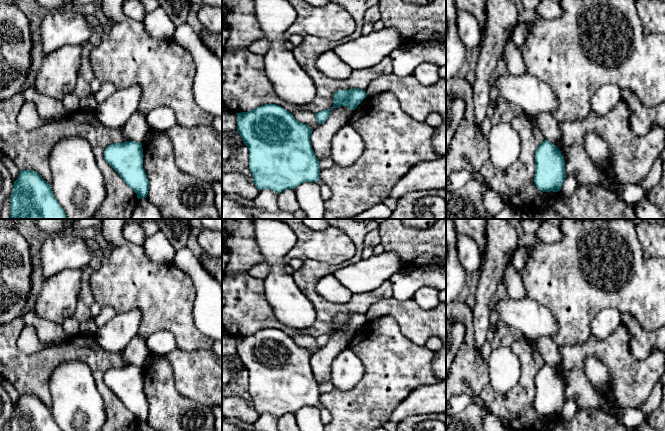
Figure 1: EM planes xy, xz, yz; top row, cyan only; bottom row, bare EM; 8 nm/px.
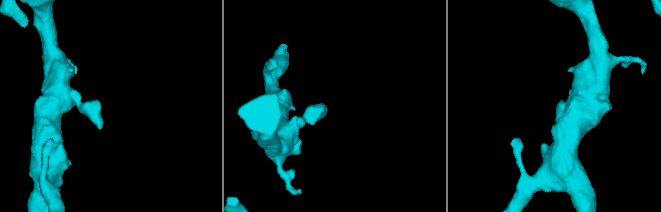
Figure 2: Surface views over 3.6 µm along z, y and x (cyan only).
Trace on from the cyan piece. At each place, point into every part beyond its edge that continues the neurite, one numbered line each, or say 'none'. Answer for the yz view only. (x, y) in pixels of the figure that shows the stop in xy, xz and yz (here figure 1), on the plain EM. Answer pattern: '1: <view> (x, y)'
none

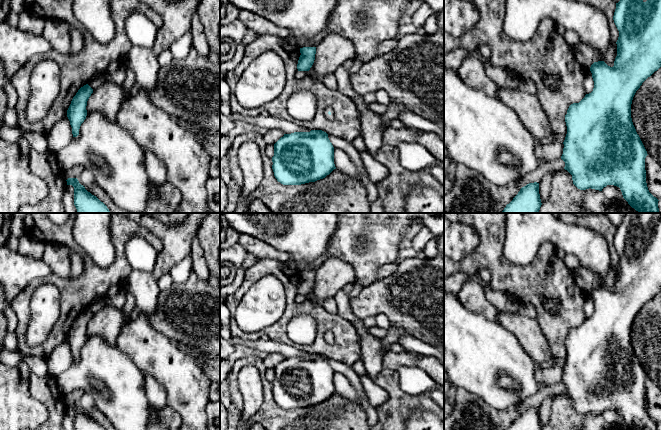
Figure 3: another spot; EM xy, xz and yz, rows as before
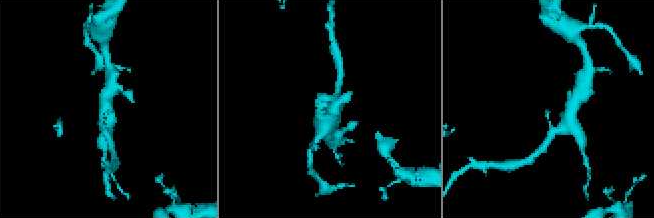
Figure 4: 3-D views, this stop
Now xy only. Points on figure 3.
none

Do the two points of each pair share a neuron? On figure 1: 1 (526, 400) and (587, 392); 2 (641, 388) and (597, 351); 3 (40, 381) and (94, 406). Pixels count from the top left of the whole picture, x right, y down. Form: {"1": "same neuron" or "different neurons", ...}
{"1": "different neurons", "2": "same neuron", "3": "different neurons"}

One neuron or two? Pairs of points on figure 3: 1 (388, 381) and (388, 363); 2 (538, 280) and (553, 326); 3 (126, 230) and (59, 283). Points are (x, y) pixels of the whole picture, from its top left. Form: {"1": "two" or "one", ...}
{"1": "two", "2": "one", "3": "one"}

